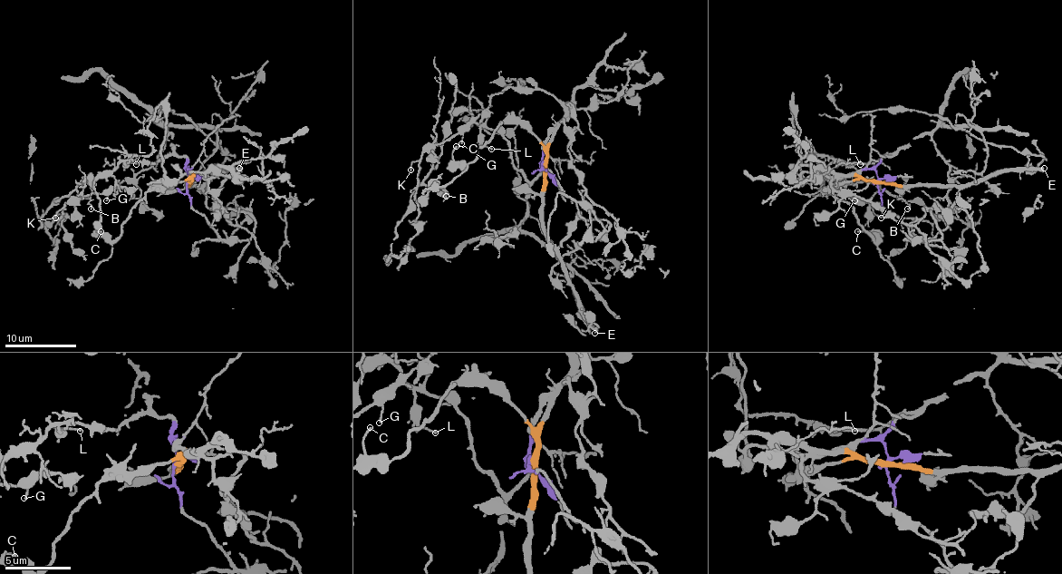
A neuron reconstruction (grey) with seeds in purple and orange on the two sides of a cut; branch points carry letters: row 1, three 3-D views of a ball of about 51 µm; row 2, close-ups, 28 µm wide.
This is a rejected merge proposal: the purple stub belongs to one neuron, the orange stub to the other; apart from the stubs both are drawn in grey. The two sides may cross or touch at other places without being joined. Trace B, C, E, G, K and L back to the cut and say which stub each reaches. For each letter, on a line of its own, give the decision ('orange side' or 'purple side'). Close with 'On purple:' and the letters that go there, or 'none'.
B: purple side
C: orange side
E: orange side
G: purple side
K: purple side
L: purple side
On purple: B, G, K, L

